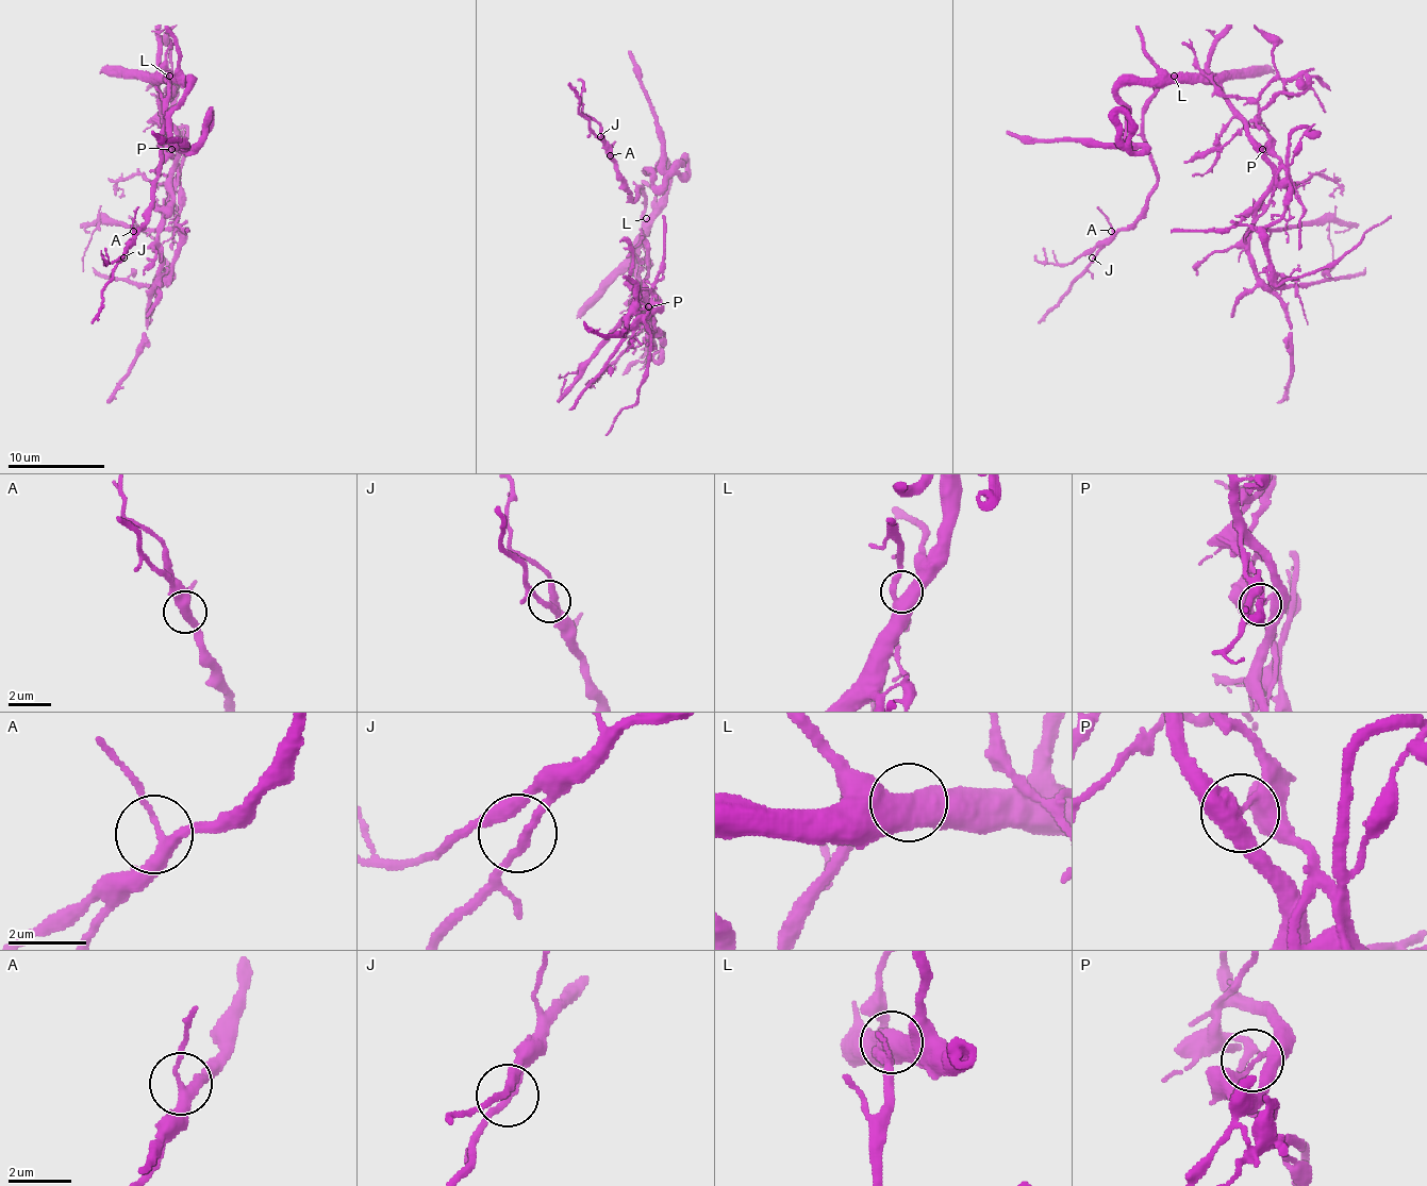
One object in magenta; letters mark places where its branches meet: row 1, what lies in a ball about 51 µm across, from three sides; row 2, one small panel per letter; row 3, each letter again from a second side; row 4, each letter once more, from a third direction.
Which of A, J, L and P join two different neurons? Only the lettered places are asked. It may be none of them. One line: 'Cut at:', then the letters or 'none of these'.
Cut at: P

